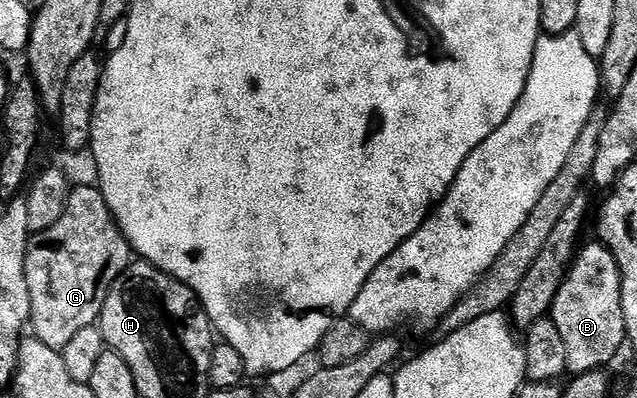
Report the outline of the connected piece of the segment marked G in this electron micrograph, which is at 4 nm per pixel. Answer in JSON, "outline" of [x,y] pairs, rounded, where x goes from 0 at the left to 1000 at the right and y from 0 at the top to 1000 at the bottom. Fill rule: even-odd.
{"outline":[[[108,482],[107,505],[100,513],[100,528],[91,560],[85,560],[85,570],[55,588],[38,631],[38,691],[44,724],[47,827],[57,834],[58,852],[72,874],[86,877],[86,882],[100,877],[104,862],[110,859],[122,832],[152,814],[160,764],[157,704],[168,691],[170,673],[176,666],[176,595],[170,588],[173,538],[162,495],[149,482],[144,485]]]}

